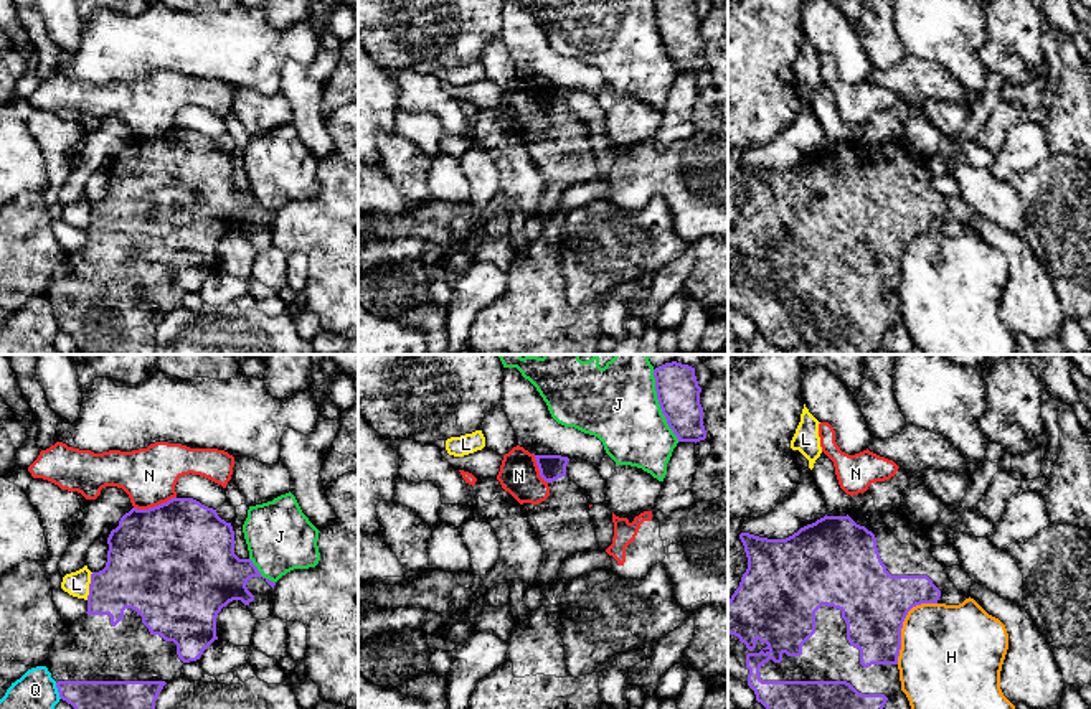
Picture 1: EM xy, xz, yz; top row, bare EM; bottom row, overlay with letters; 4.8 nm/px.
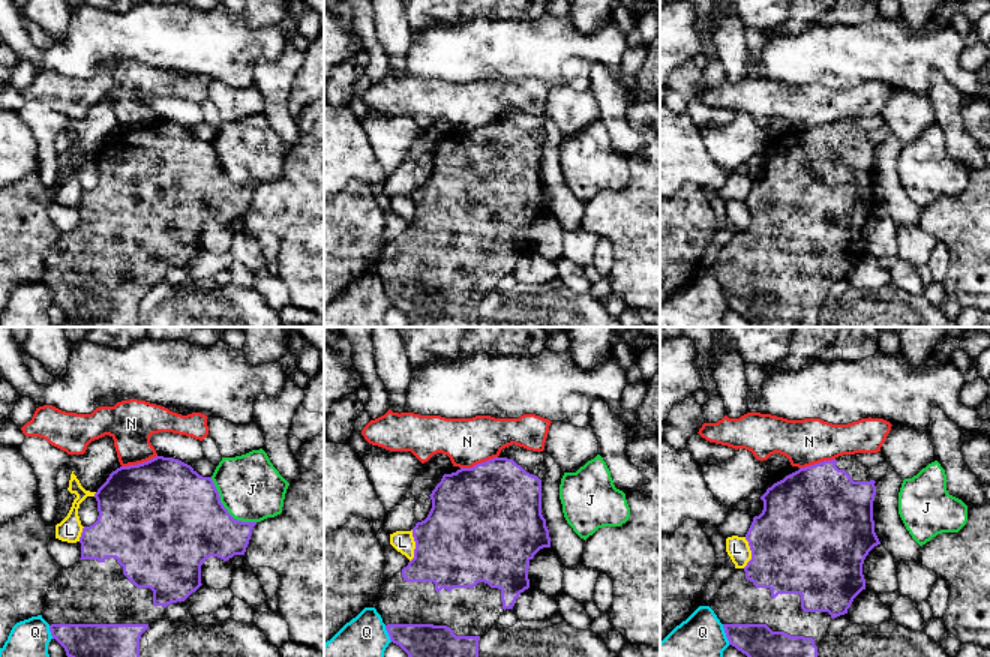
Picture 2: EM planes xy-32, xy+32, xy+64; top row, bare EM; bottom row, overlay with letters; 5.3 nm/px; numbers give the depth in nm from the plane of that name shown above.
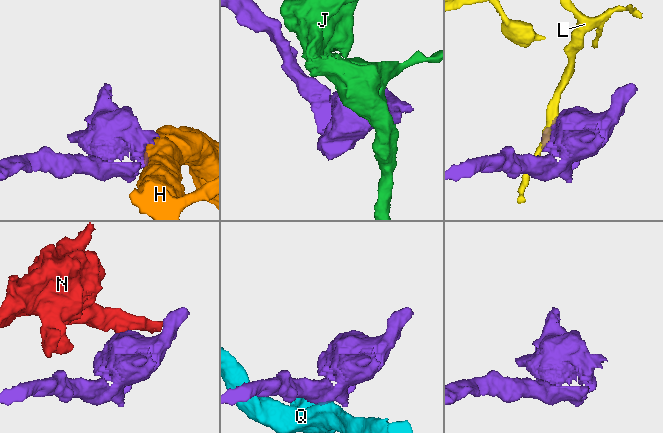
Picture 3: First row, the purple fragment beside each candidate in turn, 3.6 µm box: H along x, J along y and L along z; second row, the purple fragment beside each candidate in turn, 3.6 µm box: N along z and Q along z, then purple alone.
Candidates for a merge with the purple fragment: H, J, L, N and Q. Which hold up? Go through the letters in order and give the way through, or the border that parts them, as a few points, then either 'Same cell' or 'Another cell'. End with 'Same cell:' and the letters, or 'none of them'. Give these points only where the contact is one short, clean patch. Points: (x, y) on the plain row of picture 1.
H: Another cell
J: Another cell
L: Another cell
N: Another cell
Q: Boundary: xy (55, 314), (61, 328). Another cell
Same cell: none of them

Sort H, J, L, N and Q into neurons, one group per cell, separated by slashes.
H / J / L / N / Q

